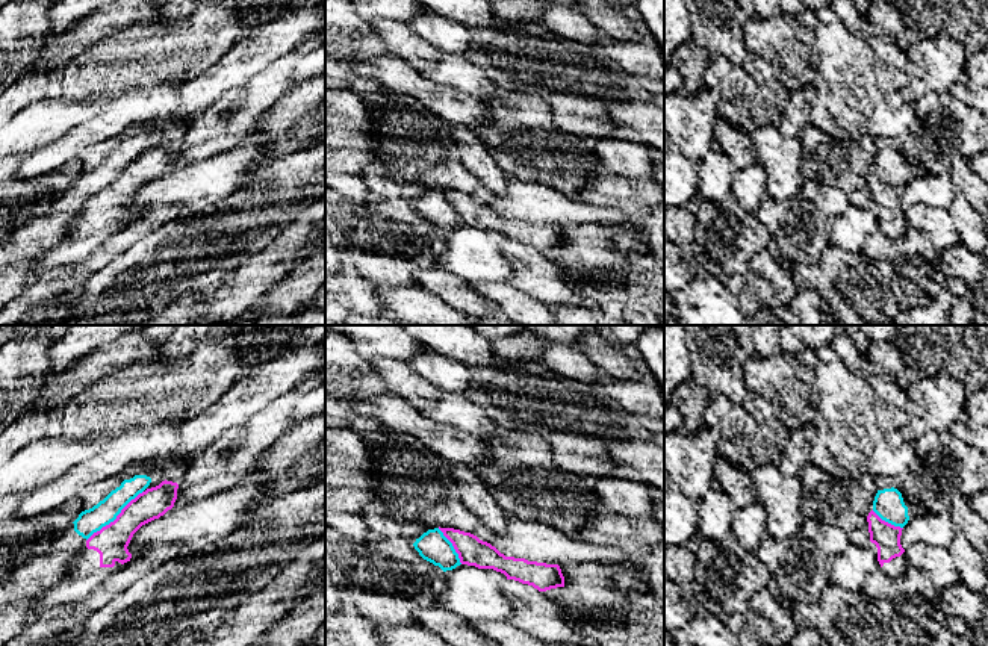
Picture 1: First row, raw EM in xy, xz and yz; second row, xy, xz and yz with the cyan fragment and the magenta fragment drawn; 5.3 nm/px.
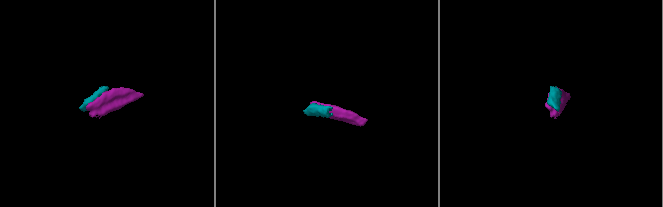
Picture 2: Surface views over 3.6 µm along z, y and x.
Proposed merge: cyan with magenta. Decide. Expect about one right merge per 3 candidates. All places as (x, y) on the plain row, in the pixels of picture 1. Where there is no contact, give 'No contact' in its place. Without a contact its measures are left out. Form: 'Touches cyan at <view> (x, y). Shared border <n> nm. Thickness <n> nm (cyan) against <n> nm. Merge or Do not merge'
Touches cyan at xy (115, 179). Shared border 400 nm. Thickness 130 nm (cyan) against 180 nm. Do not merge

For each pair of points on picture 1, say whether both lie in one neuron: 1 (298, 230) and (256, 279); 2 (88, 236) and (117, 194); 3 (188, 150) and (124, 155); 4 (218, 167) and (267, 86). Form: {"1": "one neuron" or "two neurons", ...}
{"1": "one neuron", "2": "one neuron", "3": "two neurons", "4": "two neurons"}

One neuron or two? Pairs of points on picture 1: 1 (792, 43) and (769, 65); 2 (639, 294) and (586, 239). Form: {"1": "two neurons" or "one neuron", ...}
{"1": "two neurons", "2": "one neuron"}

